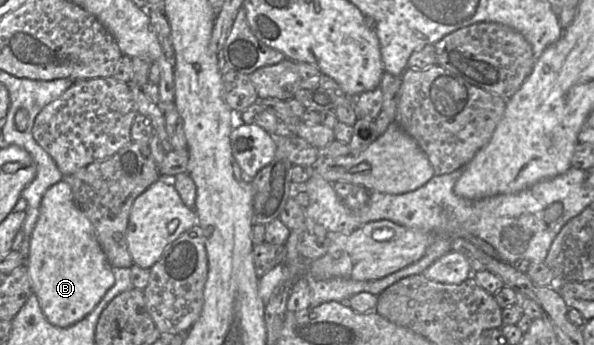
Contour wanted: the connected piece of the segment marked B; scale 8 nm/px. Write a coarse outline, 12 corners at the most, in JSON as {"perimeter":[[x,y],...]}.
{"perimeter":[[64,180],[42,197],[25,266],[43,314],[85,318],[115,283]]}

